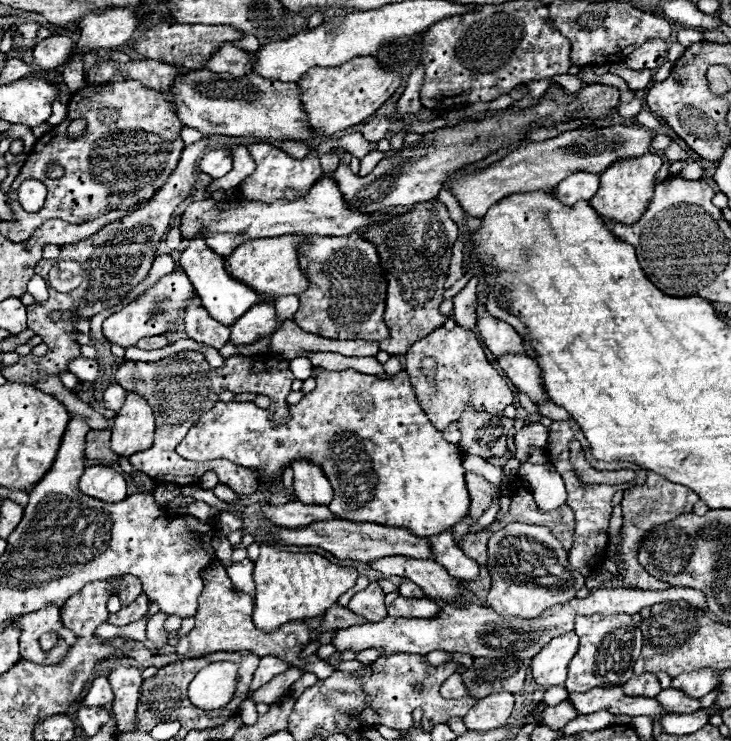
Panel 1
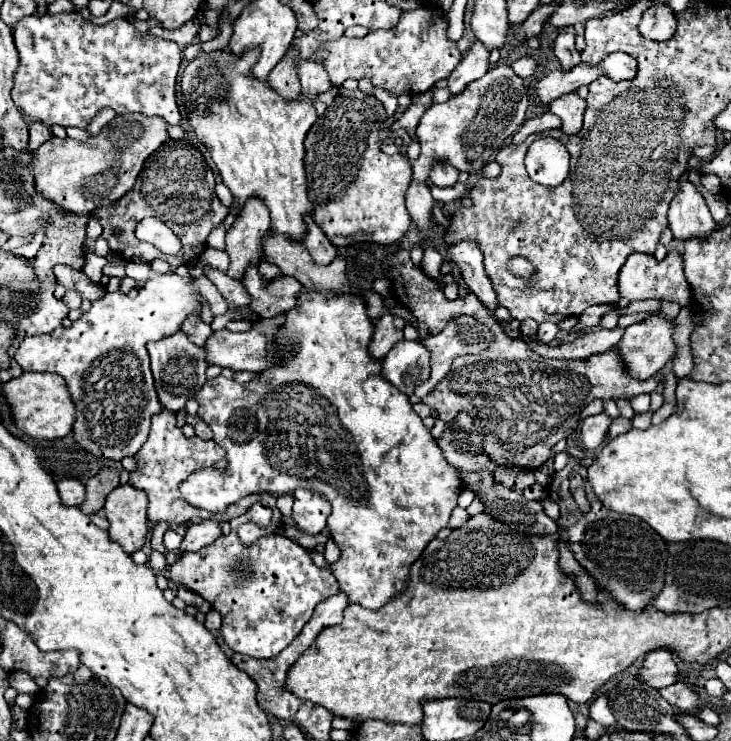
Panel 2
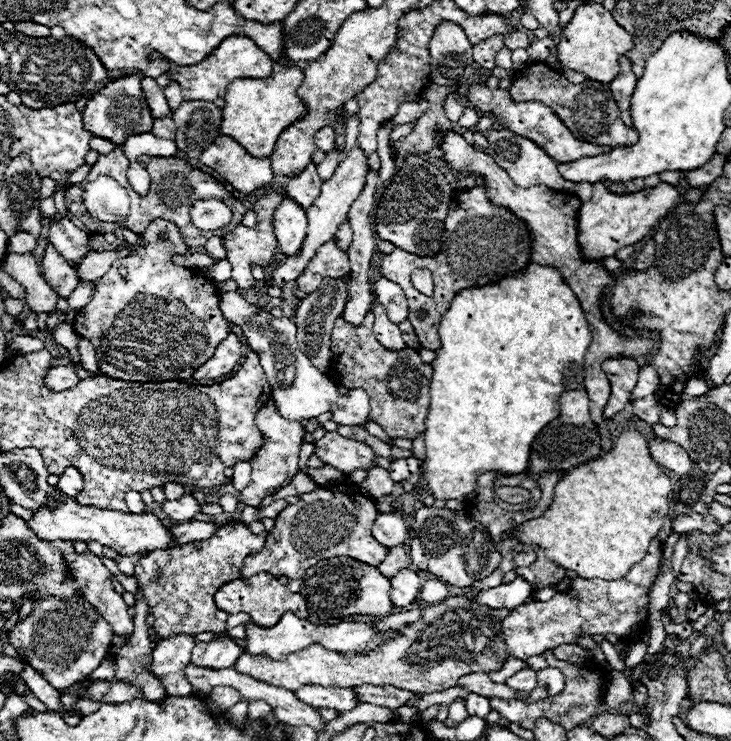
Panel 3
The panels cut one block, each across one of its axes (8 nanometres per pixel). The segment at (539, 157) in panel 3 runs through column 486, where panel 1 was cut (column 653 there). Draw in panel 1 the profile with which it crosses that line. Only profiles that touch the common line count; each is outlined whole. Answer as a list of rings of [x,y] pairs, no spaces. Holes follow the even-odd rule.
[[[606,126],[598,130],[562,132],[560,136],[538,144],[524,144],[480,172],[464,174],[452,180],[450,190],[454,192],[454,196],[458,198],[460,206],[466,212],[470,212],[476,218],[482,218],[492,204],[496,204],[500,198],[506,198],[510,194],[552,190],[558,182],[562,182],[566,176],[574,172],[602,174],[602,170],[608,170],[618,160],[640,158],[646,152],[658,154],[658,150],[652,148],[654,136],[656,132],[646,128],[636,128],[636,126]]]

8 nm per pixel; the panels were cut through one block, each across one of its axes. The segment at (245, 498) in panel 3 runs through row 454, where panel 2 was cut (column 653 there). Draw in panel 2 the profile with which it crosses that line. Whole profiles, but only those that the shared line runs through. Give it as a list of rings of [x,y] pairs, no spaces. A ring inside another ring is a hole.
[[[670,250],[664,260],[656,260],[652,254],[638,254],[638,252],[630,254],[626,264],[620,270],[618,290],[620,290],[620,296],[628,300],[656,298],[656,300],[676,302],[680,306],[690,304],[690,286],[682,274],[682,256],[676,250]]]

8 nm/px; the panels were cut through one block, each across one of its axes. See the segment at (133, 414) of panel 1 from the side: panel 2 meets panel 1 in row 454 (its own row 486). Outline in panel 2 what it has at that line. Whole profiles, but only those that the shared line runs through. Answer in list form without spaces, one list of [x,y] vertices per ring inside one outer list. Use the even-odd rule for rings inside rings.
[[[130,484],[114,488],[104,506],[104,514],[110,522],[108,536],[112,542],[118,542],[126,554],[142,550],[148,536],[148,518],[146,518],[146,494],[134,490]]]

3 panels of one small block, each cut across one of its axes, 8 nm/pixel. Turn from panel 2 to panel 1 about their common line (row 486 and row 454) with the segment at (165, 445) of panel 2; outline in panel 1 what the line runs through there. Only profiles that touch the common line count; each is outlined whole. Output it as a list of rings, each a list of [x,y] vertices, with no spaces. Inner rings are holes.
[[[182,350],[182,352],[170,354],[168,358],[162,358],[162,360],[156,360],[156,362],[134,362],[134,360],[126,360],[116,370],[116,382],[120,386],[124,386],[128,392],[136,392],[138,396],[142,396],[150,404],[150,408],[154,412],[154,420],[156,420],[156,436],[154,436],[152,448],[146,450],[146,452],[140,452],[136,456],[130,456],[130,464],[136,470],[148,474],[156,482],[172,482],[172,484],[180,484],[180,486],[196,484],[202,474],[214,470],[219,483],[232,488],[238,494],[254,494],[258,490],[258,472],[254,468],[250,470],[250,468],[232,464],[232,462],[224,459],[200,463],[190,462],[190,460],[184,460],[182,456],[176,454],[176,446],[182,442],[182,438],[188,434],[188,430],[198,422],[198,418],[204,412],[208,412],[208,410],[214,408],[214,404],[220,400],[220,394],[222,392],[256,392],[256,394],[264,394],[264,396],[268,396],[272,400],[272,404],[267,408],[272,417],[272,422],[276,422],[276,424],[286,422],[288,420],[286,396],[290,394],[290,386],[294,382],[294,376],[290,372],[290,362],[280,360],[280,358],[262,360],[258,356],[232,356],[232,358],[226,358],[226,366],[224,368],[212,368],[204,360],[204,354],[202,352],[198,352],[198,350]]]

